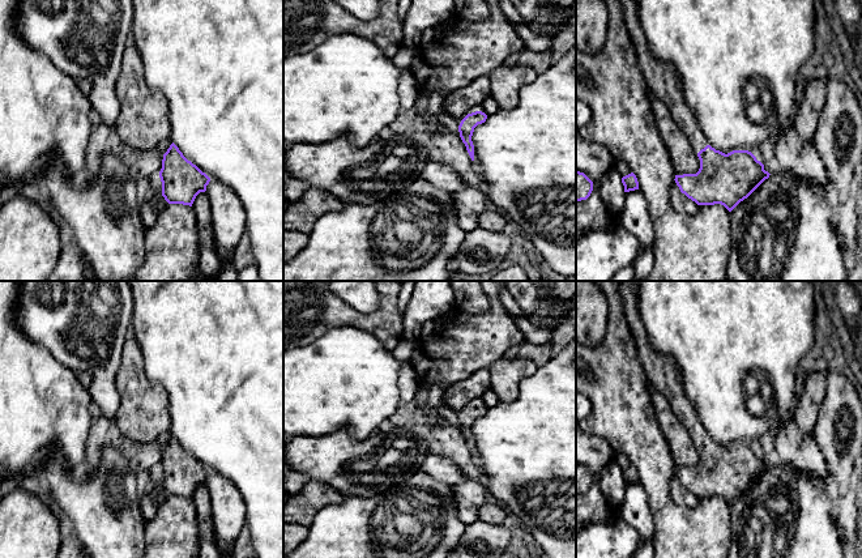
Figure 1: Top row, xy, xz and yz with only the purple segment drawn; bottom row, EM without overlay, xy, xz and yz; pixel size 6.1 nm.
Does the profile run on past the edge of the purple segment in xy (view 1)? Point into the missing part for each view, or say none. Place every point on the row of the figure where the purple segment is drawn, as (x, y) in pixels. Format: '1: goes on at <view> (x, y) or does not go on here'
1: does not go on here

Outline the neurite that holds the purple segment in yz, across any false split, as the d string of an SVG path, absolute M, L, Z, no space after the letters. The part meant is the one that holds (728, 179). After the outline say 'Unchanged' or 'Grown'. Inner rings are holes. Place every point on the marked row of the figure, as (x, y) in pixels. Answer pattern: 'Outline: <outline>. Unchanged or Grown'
Outline: M620 0L620 3L639 67L649 89L665 102L700 159L696 174L675 175L677 186L697 205L721 204L731 212L771 174L748 150L733 150L725 154L710 145L694 110L686 102L679 74L667 61L656 59L650 52L639 20L639 0Z. Grown

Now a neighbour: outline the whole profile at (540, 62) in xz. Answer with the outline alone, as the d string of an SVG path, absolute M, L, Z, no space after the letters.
M526 46L517 54L509 56L505 65L528 65L535 71L535 73L545 72L551 65L551 48L543 52L537 52Z

